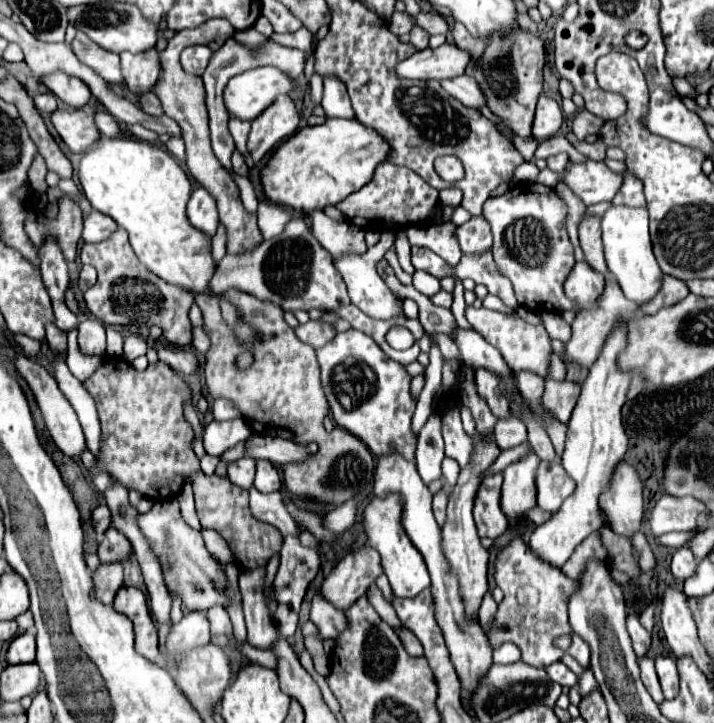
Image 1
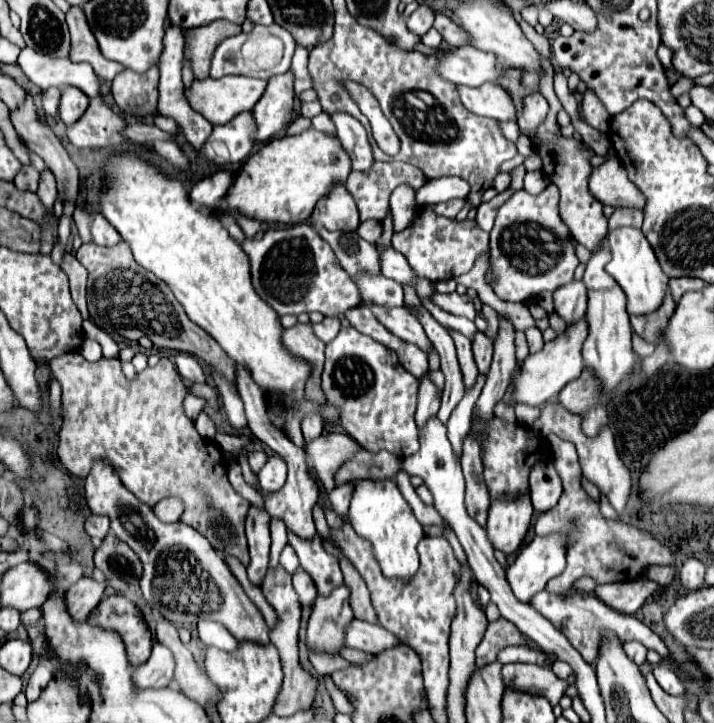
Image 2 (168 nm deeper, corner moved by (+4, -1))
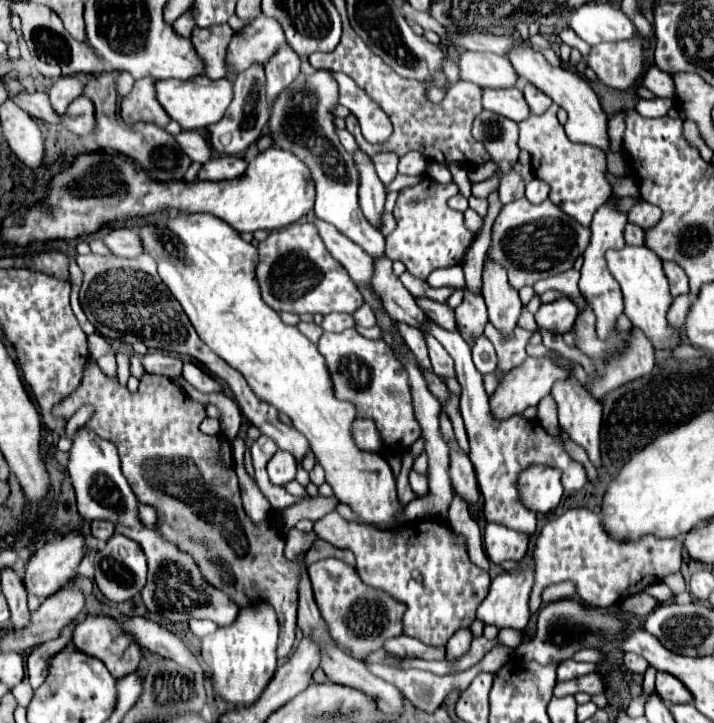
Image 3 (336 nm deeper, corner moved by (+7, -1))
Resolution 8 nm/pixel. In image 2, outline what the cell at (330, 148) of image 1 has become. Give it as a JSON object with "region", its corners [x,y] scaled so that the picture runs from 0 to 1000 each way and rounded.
{"region":[[[433,177],[416,188],[385,191],[357,210],[329,246],[315,279],[321,290],[335,288],[368,307],[430,307],[444,279],[461,271],[472,254],[483,254],[489,238],[492,221],[475,191]]]}

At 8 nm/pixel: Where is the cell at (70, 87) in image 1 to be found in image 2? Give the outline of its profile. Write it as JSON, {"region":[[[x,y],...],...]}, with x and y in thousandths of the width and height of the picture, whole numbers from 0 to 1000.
{"region":[[[105,119],[85,122],[85,138],[83,138],[83,160],[91,172],[102,172],[119,152],[122,152],[125,136],[111,127]]]}

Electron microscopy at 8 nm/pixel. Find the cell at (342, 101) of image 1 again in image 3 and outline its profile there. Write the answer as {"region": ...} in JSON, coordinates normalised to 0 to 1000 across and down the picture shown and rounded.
{"region":[[[501,207],[496,213],[501,238],[504,238],[504,288],[513,299],[513,304],[524,313],[524,315],[535,315],[535,296],[538,296],[538,277],[541,277],[541,266],[538,257],[521,230],[521,221]]]}

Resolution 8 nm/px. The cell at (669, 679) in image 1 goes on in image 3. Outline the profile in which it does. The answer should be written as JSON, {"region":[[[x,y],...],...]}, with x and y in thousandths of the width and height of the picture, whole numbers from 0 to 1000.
{"region":[[[919,929],[919,957],[930,971],[941,974],[969,971],[969,960],[964,957],[964,952],[958,952],[958,946],[952,946],[952,941],[947,941],[947,935],[936,929]]]}

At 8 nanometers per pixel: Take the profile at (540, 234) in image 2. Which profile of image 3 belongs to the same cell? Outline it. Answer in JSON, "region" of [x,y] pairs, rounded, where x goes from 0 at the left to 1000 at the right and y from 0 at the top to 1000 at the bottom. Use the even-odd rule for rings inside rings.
{"region":[[[728,274],[703,285],[689,315],[689,340],[683,343],[683,354],[700,362],[711,373],[711,387],[720,398],[731,398],[737,393],[748,393],[779,376],[790,376],[801,371],[807,357],[821,346],[824,335],[826,335],[826,315],[798,304],[770,277],[762,277],[759,282],[742,282],[737,274]],[[754,304],[770,304],[770,313],[734,313],[734,310],[751,310]],[[779,343],[784,349],[779,349]],[[773,351],[776,354],[784,351],[784,354],[776,357]],[[762,357],[765,360],[773,357],[773,368],[768,373],[754,373],[751,362]]]}

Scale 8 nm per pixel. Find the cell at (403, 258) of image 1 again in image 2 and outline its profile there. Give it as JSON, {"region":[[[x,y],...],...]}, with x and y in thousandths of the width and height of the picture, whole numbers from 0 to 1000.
{"region":[[[556,260],[548,271],[548,296],[550,296],[550,315],[553,321],[567,318],[576,313],[581,296],[584,296],[584,279],[581,266],[576,260]]]}

